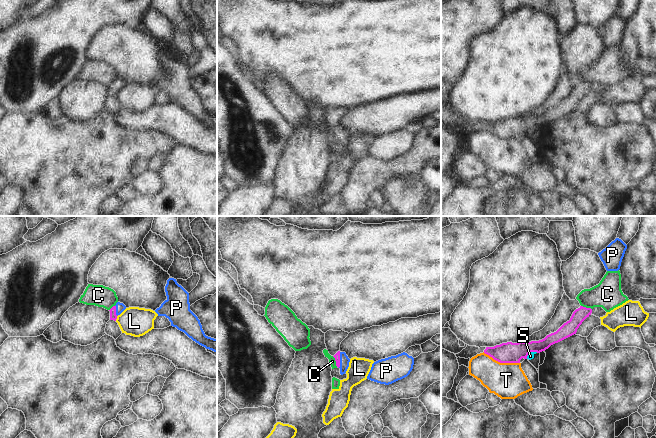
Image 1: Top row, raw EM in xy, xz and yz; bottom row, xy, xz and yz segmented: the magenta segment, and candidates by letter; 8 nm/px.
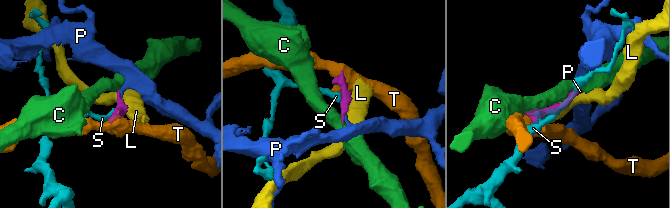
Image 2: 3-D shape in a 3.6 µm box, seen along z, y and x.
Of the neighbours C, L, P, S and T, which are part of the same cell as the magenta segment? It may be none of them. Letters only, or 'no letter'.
P

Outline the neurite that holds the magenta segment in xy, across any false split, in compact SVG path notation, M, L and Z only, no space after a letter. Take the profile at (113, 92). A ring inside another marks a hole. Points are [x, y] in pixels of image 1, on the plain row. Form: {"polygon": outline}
{"polygon": "M117 78L116 81L109 86L110 96L116 97L117 92L120 91L125 85L126 82L123 79Z"}

